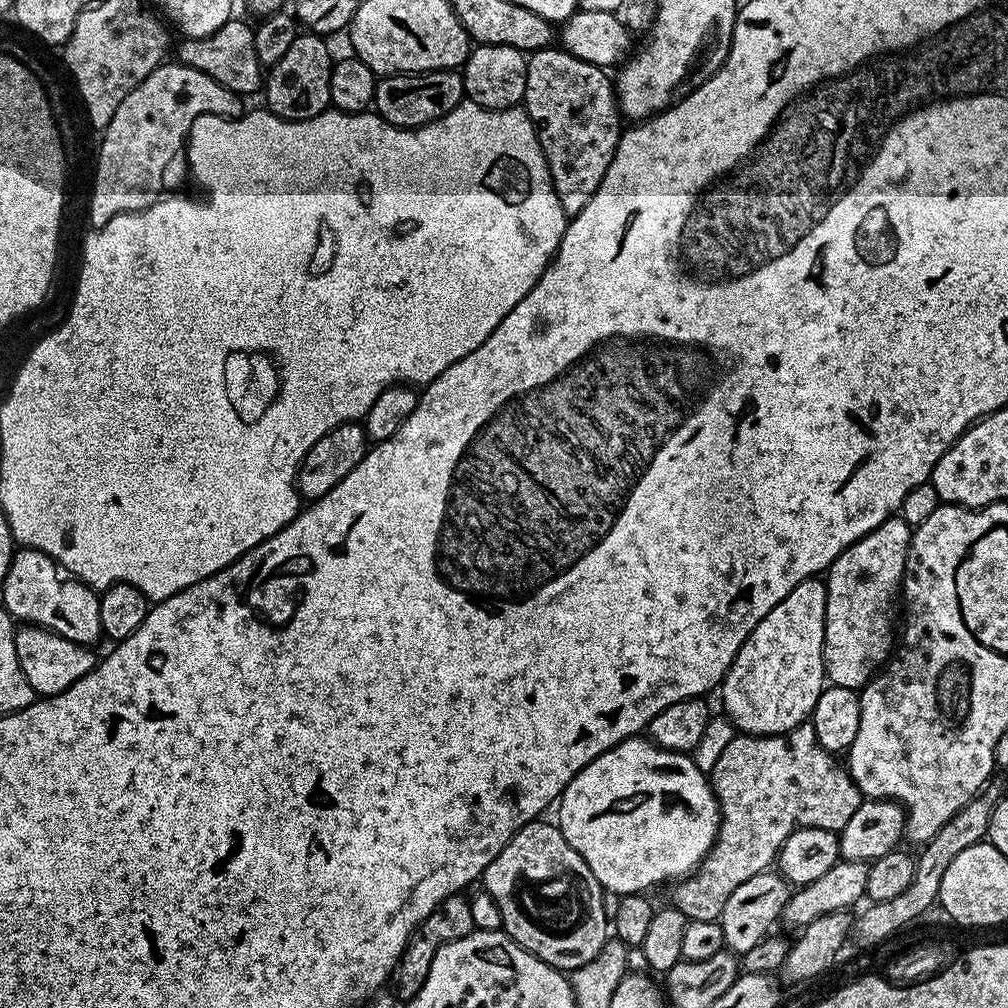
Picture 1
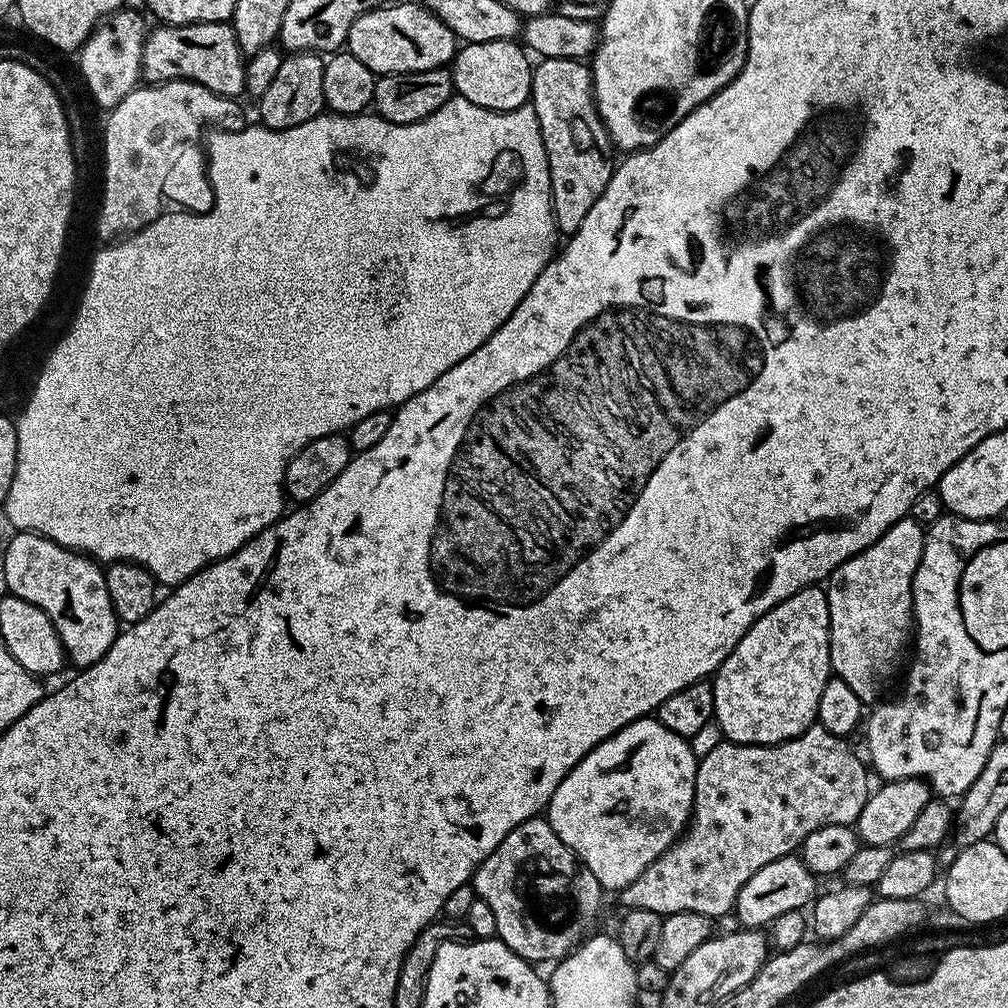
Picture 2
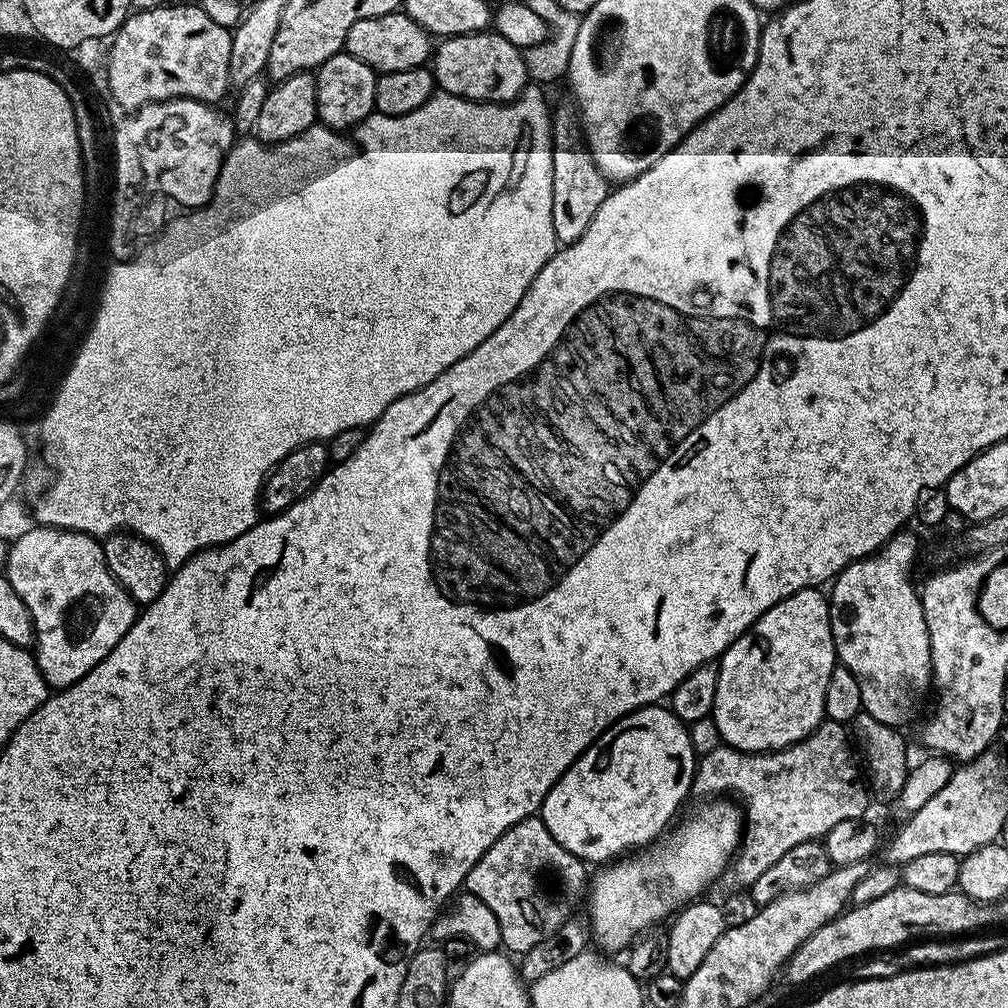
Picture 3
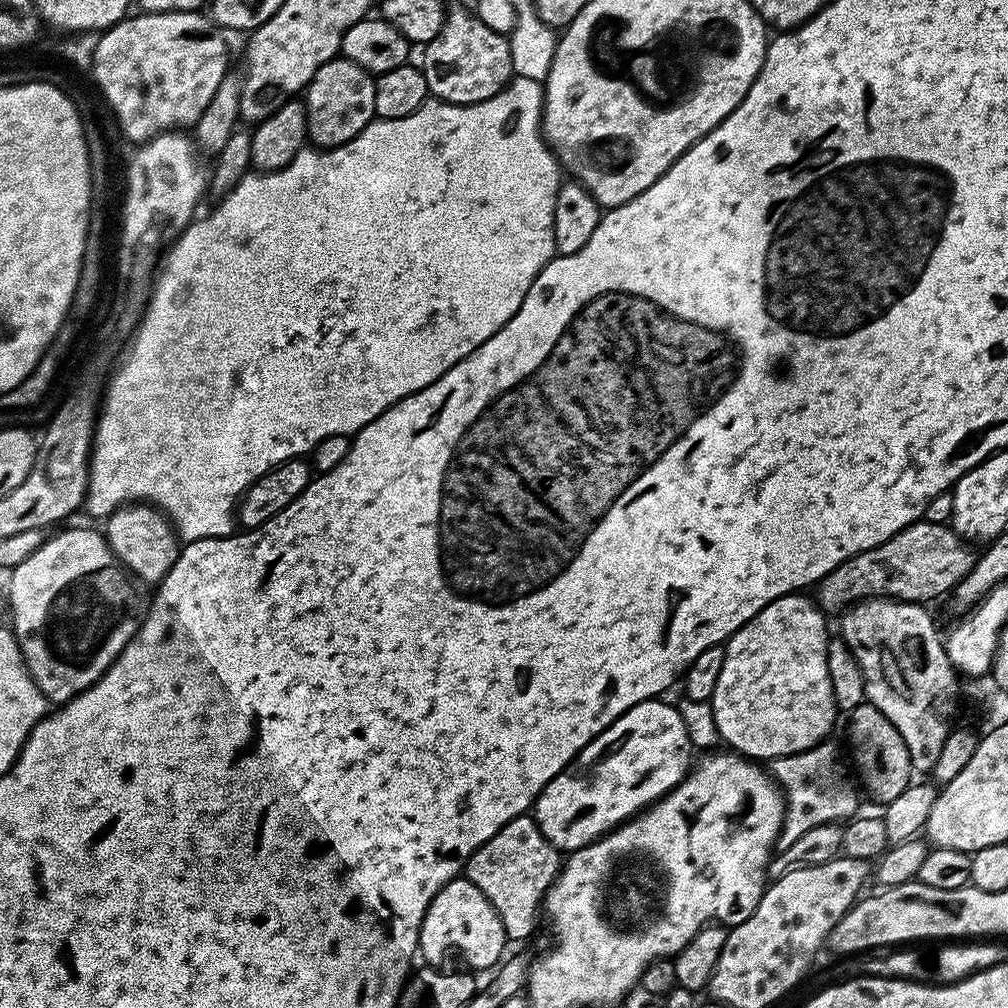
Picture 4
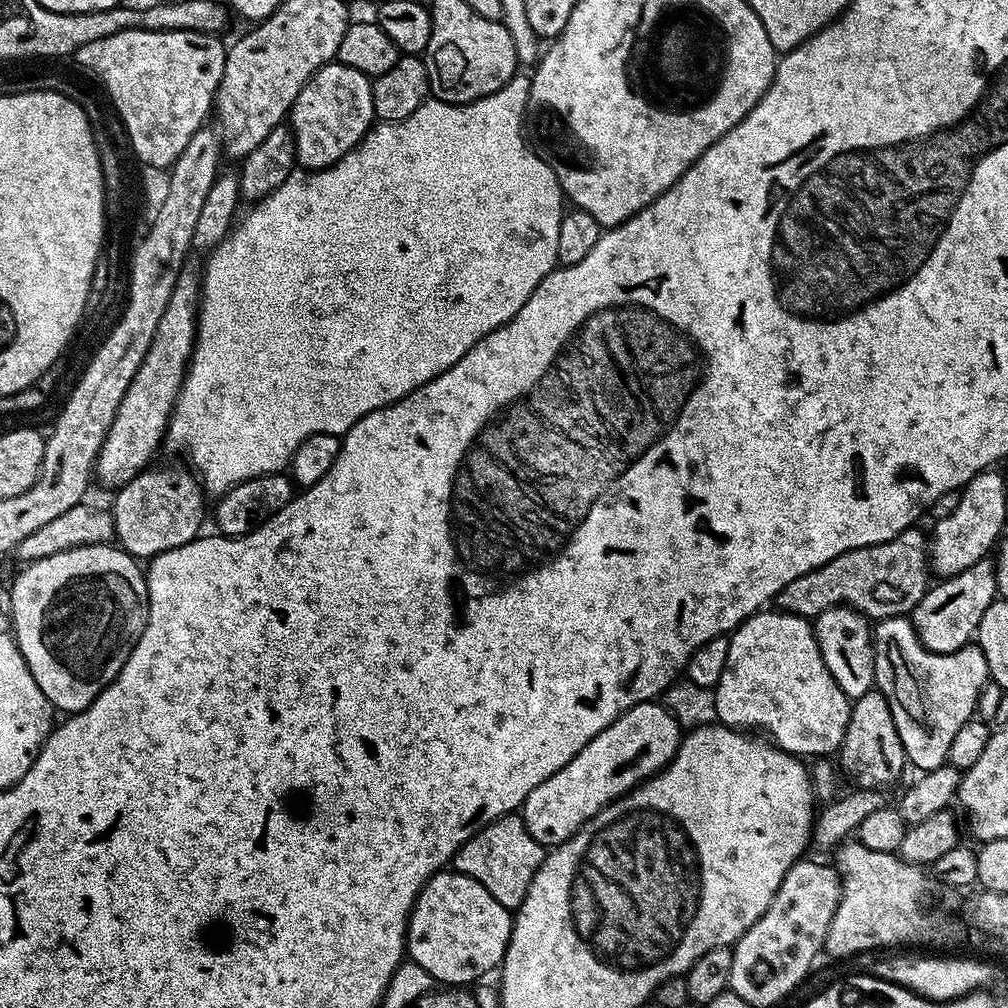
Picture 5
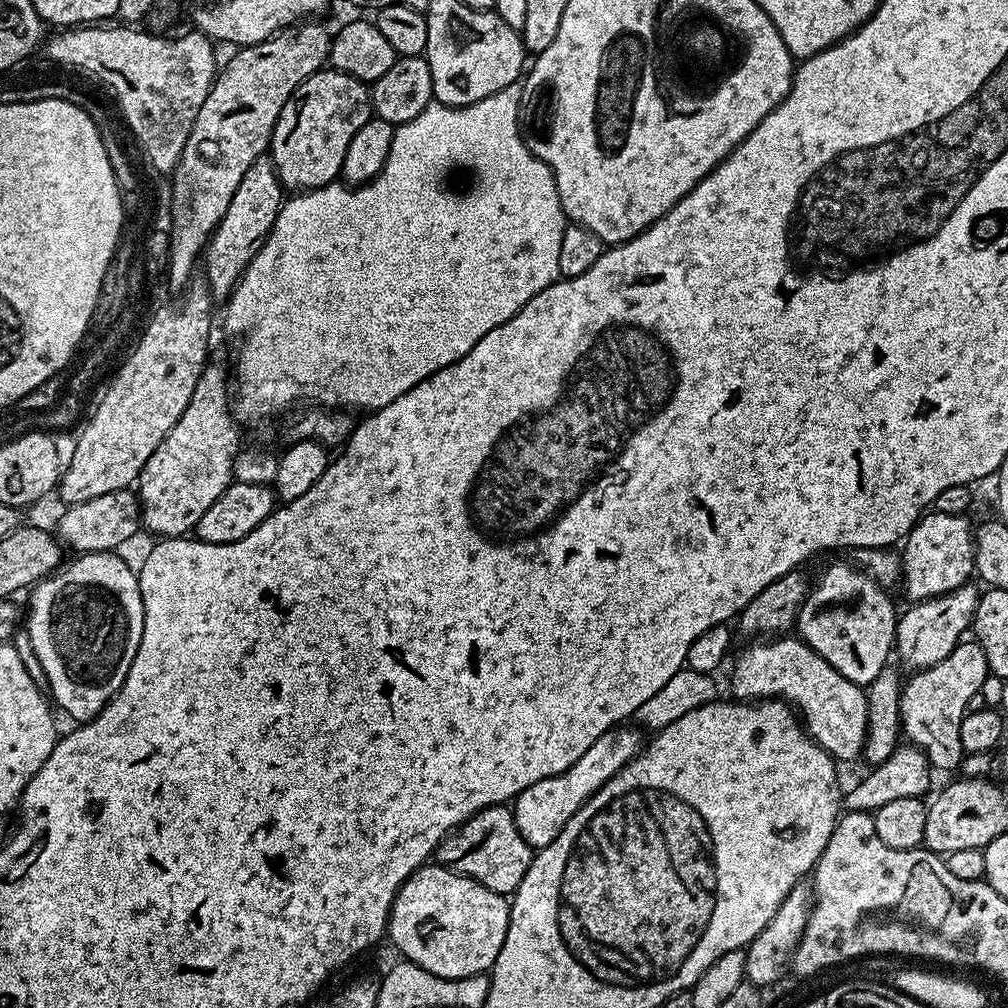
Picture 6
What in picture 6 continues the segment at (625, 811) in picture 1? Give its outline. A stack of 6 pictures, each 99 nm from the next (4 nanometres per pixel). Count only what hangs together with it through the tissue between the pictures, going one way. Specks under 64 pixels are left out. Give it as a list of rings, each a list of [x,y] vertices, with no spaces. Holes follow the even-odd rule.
[[[617,726],[600,735],[594,746],[590,746],[590,750],[586,750],[586,754],[582,754],[582,758],[578,758],[578,762],[563,776],[551,776],[534,782],[534,786],[522,790],[515,797],[516,825],[522,838],[526,838],[533,850],[542,849],[554,842],[566,822],[570,822],[570,818],[587,802],[588,797],[593,796],[607,780],[614,778],[614,774],[618,774],[618,770],[622,770],[641,751],[641,733],[635,727],[624,727],[628,726]]]

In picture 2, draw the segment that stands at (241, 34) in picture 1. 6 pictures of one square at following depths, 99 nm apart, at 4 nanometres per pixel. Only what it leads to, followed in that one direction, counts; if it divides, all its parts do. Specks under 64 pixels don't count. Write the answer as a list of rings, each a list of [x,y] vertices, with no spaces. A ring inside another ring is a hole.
[[[231,23],[164,24],[153,27],[142,50],[142,76],[147,83],[167,80],[193,80],[219,96],[240,98],[245,95],[244,66],[246,57],[240,51],[236,31]]]

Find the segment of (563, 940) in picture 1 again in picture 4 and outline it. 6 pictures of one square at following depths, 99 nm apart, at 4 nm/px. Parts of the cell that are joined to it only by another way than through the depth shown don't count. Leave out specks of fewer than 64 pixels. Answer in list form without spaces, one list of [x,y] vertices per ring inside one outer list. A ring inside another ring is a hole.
[[[531,815],[515,816],[490,842],[486,842],[469,858],[466,879],[474,882],[494,906],[509,941],[524,940],[536,928],[536,912],[541,911],[544,895],[556,882],[562,867],[562,853],[544,837]]]

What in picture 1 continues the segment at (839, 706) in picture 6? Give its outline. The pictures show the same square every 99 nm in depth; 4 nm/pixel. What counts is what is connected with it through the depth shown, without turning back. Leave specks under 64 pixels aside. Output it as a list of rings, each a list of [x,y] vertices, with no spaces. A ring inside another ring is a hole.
[[[823,579],[804,580],[746,638],[738,650],[730,670],[724,675],[718,693],[724,699],[723,715],[731,720],[733,729],[750,736],[777,736],[794,730],[811,717],[814,706],[826,687],[824,674],[824,623],[826,622],[827,583]]]

